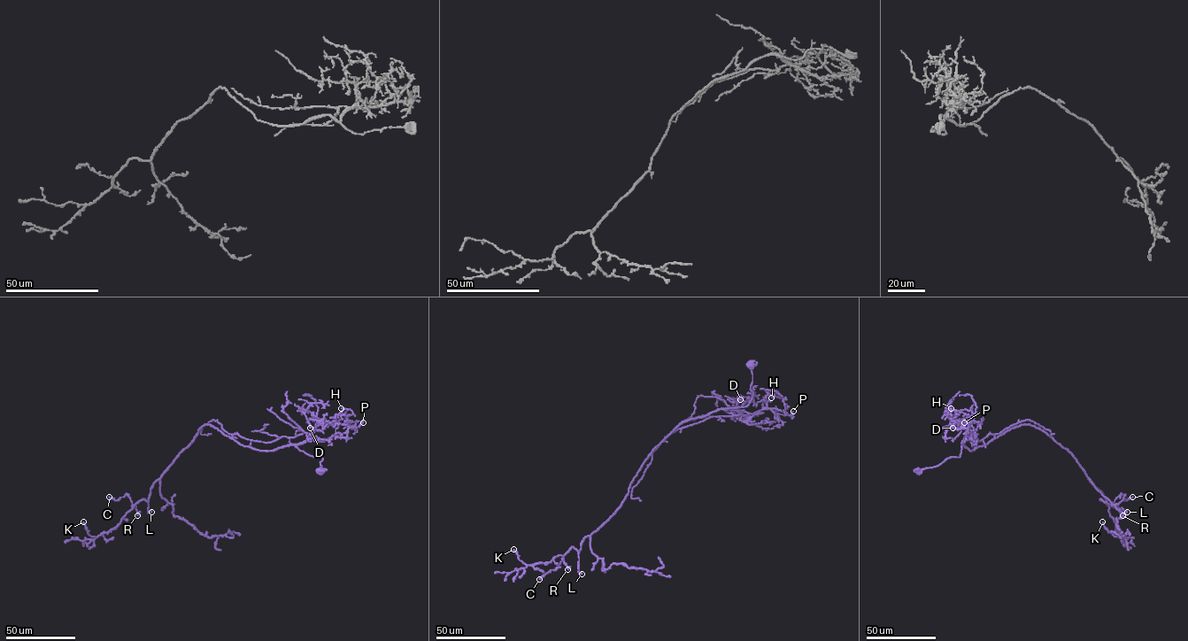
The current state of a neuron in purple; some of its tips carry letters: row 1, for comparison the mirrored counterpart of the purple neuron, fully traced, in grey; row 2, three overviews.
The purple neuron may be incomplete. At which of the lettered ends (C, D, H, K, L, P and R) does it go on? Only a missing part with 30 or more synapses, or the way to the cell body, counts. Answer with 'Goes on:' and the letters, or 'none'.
Goes on: none

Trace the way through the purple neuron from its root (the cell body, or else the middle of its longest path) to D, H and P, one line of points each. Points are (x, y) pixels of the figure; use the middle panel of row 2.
D: (750, 364), (750, 402), (725, 409), (735, 409), (748, 419), (740, 420), (735, 413), (735, 401), (740, 399)
H: (750, 364), (750, 402), (725, 409), (746, 416), (765, 409), (766, 396), (769, 394), (771, 397)
P: (750, 364), (750, 402), (725, 409), (735, 409), (744, 416), (776, 408), (792, 418), (793, 411)

